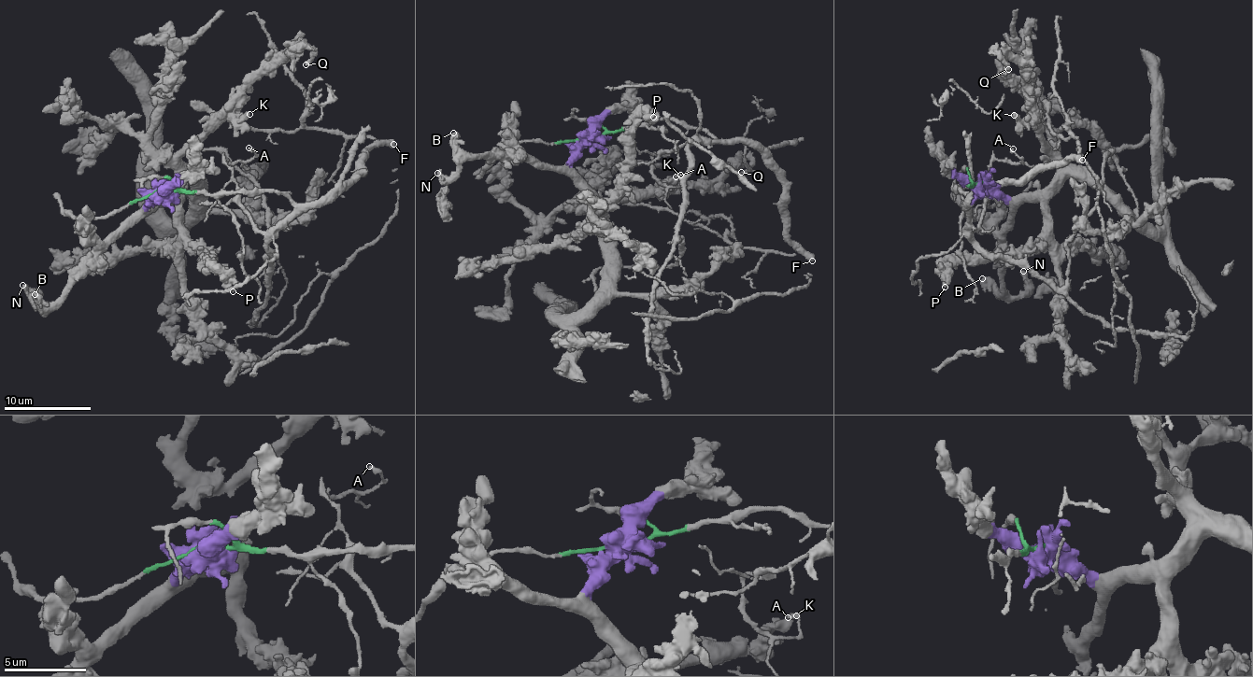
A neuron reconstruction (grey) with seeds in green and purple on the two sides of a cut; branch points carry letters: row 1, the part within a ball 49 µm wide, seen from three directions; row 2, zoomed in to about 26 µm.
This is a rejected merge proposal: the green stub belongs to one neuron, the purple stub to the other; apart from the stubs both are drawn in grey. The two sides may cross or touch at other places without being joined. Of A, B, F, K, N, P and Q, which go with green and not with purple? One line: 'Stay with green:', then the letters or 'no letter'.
Stay with green: A, F

